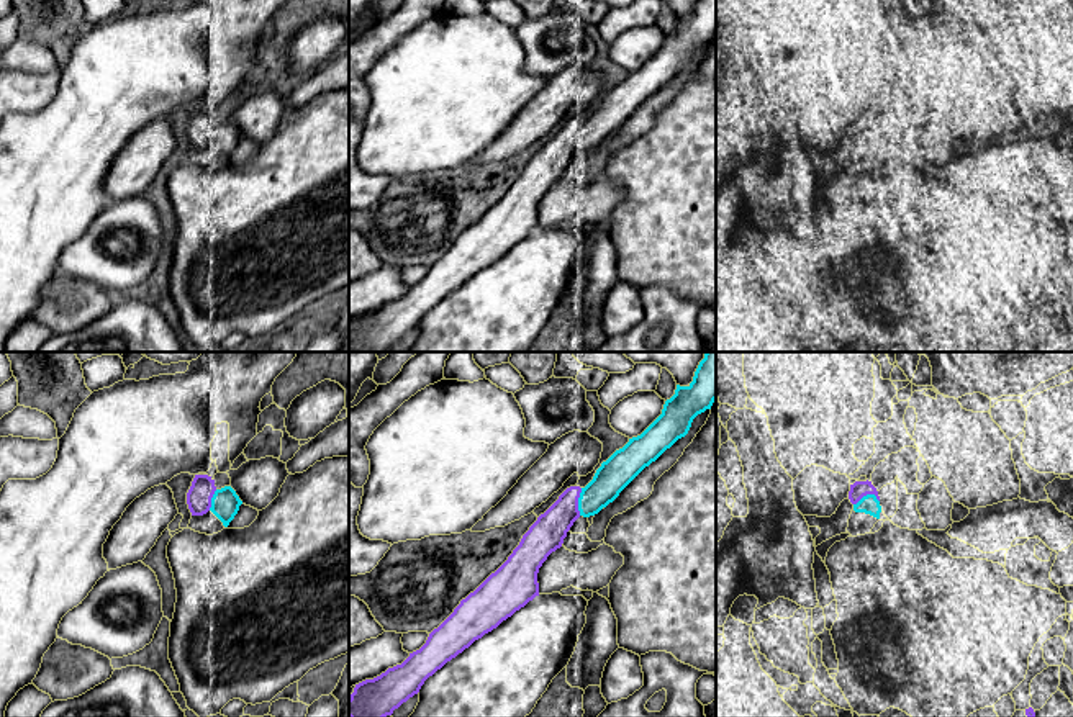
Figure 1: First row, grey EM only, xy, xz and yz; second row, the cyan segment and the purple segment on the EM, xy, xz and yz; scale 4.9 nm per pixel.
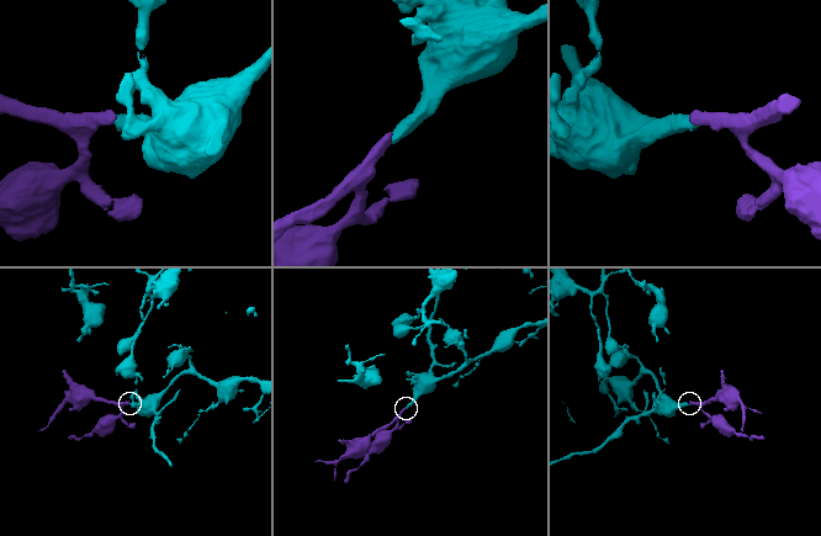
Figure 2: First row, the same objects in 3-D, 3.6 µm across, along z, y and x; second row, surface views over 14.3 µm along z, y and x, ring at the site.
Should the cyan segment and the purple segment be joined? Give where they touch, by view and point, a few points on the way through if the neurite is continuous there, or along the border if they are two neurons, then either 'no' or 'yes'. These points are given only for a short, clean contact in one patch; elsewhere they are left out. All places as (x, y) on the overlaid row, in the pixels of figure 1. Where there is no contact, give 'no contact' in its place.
contact xz (579, 501); yes

